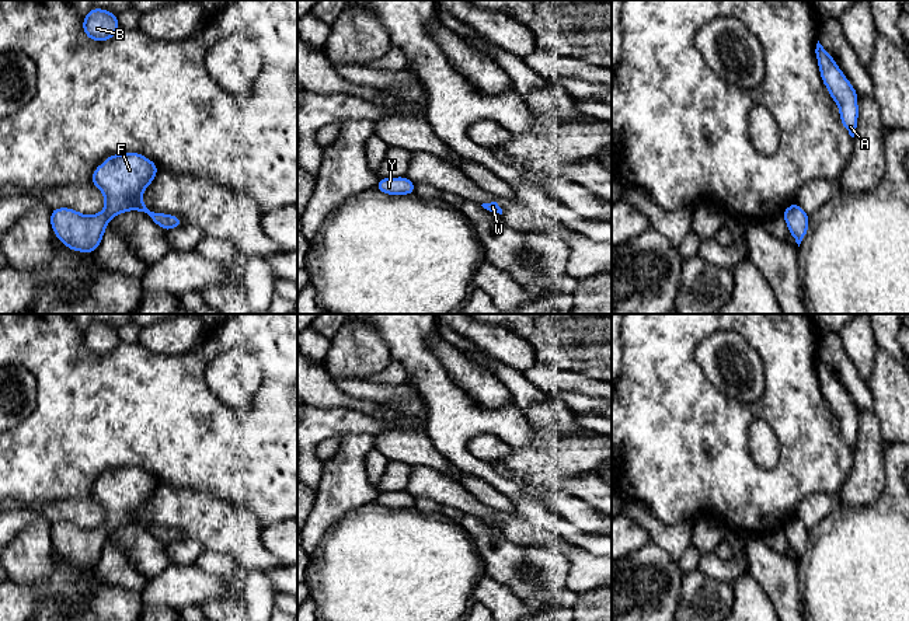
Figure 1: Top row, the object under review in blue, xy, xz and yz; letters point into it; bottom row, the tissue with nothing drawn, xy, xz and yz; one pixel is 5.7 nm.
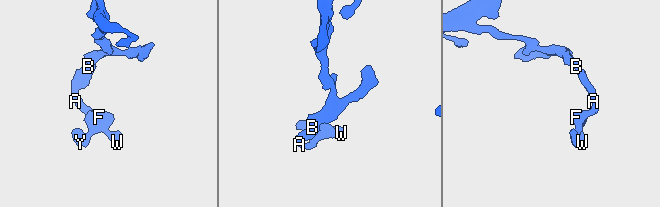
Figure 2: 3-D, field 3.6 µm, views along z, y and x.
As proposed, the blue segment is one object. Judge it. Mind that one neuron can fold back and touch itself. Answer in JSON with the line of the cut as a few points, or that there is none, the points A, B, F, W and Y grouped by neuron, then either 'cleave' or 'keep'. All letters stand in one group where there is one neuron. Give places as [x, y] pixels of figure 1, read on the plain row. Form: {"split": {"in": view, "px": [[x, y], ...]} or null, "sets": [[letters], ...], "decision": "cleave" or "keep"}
{"split": null, "sets": [["A", "B", "F", "W", "Y"]], "decision": "keep"}

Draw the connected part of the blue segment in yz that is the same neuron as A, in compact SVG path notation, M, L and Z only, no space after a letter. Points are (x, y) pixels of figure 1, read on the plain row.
M819 355L816 357L815 367L822 395L829 404L832 414L839 419L840 436L849 449L854 451L858 432L858 408Z

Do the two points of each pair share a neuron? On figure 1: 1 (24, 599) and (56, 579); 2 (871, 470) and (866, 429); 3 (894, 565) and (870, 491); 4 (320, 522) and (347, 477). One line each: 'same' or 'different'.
1: same
2: same
3: different
4: same

